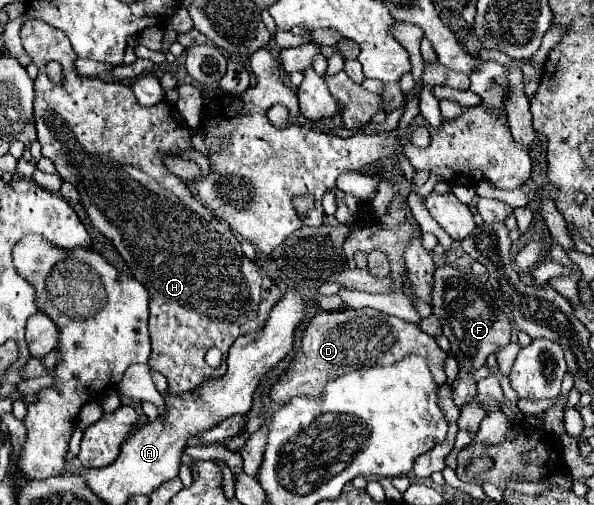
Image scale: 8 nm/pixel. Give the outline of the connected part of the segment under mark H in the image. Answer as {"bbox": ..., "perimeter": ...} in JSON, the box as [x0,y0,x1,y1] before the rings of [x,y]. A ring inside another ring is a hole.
{"bbox":[22,21,270,393],"perimeter":[[[28,21],[22,27],[22,45],[40,71],[34,81],[34,115],[42,155],[54,163],[62,181],[76,185],[92,225],[114,245],[114,249],[130,267],[132,275],[144,283],[150,293],[150,367],[168,379],[172,393],[192,391],[204,379],[220,377],[226,373],[226,363],[222,363],[218,369],[206,365],[206,351],[216,347],[226,359],[230,345],[240,335],[262,329],[266,315],[270,315],[270,307],[268,311],[260,311],[264,279],[262,268],[242,253],[232,229],[226,223],[216,221],[216,217],[194,197],[190,187],[172,175],[164,165],[164,157],[176,157],[182,151],[192,149],[192,129],[174,109],[174,105],[170,113],[168,101],[144,107],[138,103],[128,85],[78,75],[74,69],[76,55],[70,47],[70,41],[62,31],[48,27],[44,21]],[[50,61],[58,61],[64,67],[66,83],[60,87],[46,77],[46,63]]]}

